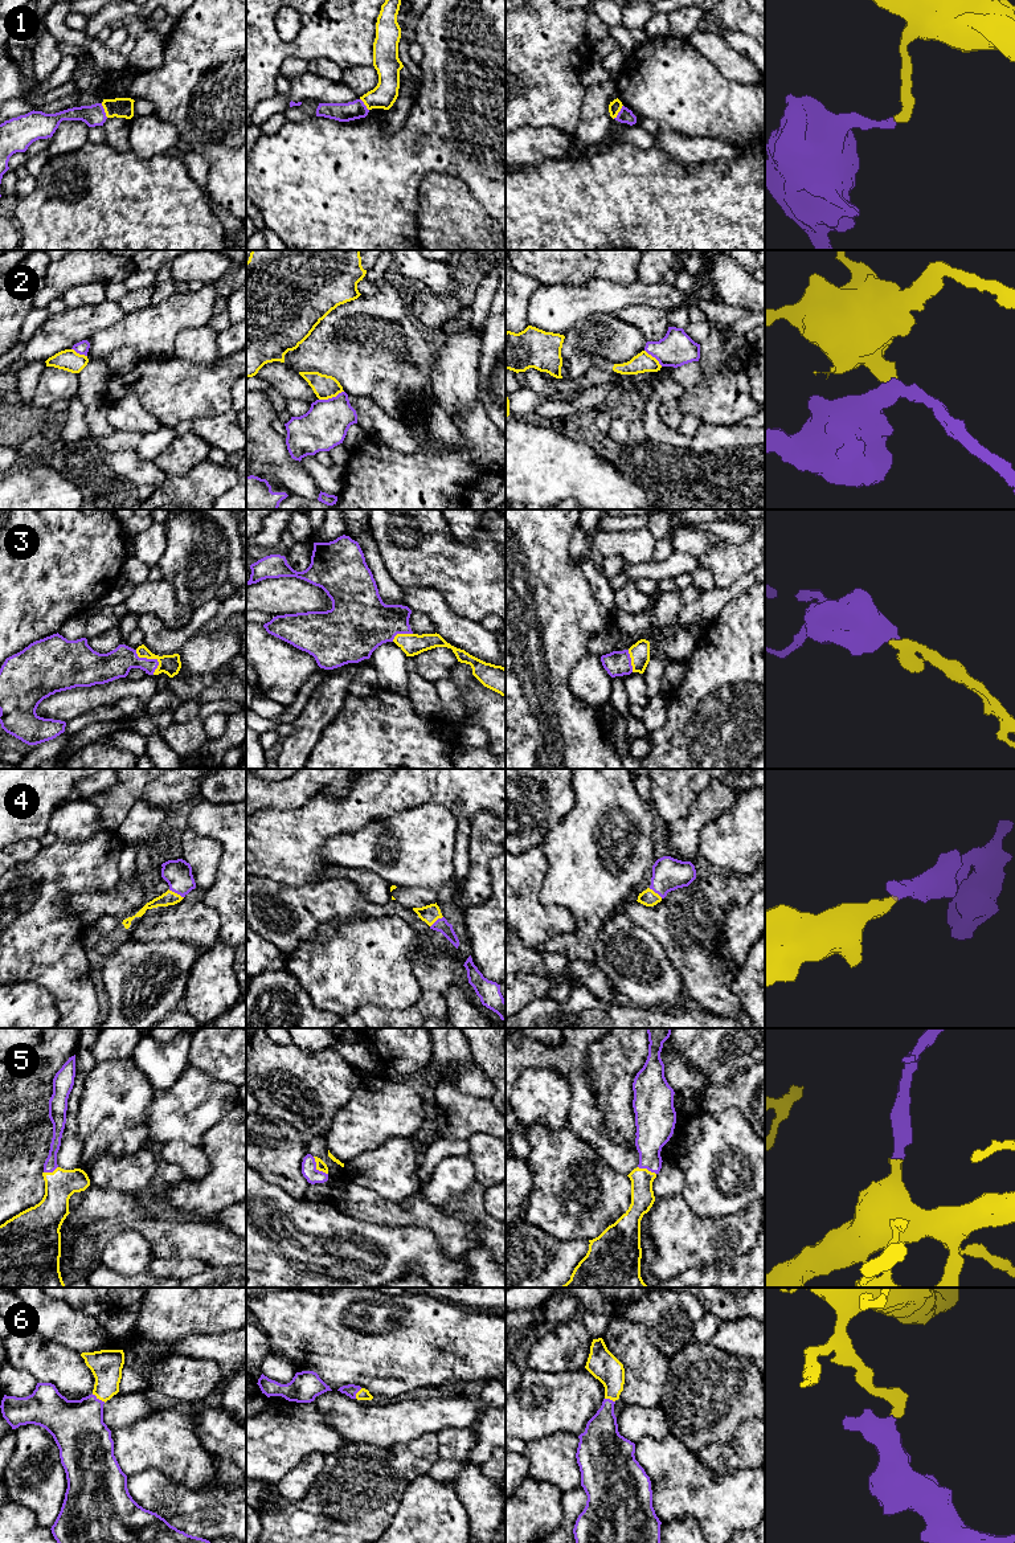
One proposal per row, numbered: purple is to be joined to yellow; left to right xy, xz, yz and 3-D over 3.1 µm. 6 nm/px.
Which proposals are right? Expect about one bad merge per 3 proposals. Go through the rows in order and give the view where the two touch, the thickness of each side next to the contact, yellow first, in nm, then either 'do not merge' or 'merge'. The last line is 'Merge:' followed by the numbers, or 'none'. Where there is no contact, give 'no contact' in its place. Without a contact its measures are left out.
1: contact in yz; calibres 80 and 90 nm; do not merge
2: contact in xz; calibres 150 and 280 nm; do not merge
3: contact in xy; calibres 120 and 170 nm; merge
4: contact in xy; calibres 90 and 170 nm; merge
5: contact in xz; calibres 60 and 100 nm; merge
6: contact in xy; calibres 190 and 320 nm; merge
Merge: 3, 4, 5, 6

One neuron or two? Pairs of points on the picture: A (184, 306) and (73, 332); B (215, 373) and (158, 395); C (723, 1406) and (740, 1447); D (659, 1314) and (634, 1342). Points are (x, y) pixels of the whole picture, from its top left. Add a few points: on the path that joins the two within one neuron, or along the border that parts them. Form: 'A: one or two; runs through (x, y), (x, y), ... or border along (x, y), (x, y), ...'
A: two; border along (126, 314), (115, 323), (99, 328), (89, 336)
B: one; runs through (200, 388), (197, 391), (172, 391)
C: two; border along (750, 1417), (741, 1423), (728, 1441), (707, 1445)
D: two; border along (622, 1316), (641, 1322), (649, 1339), (664, 1354)

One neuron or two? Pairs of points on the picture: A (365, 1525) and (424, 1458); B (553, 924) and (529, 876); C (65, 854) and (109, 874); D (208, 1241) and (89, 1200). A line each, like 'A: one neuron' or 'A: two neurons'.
A: one neuron
B: one neuron
C: one neuron
D: one neuron

